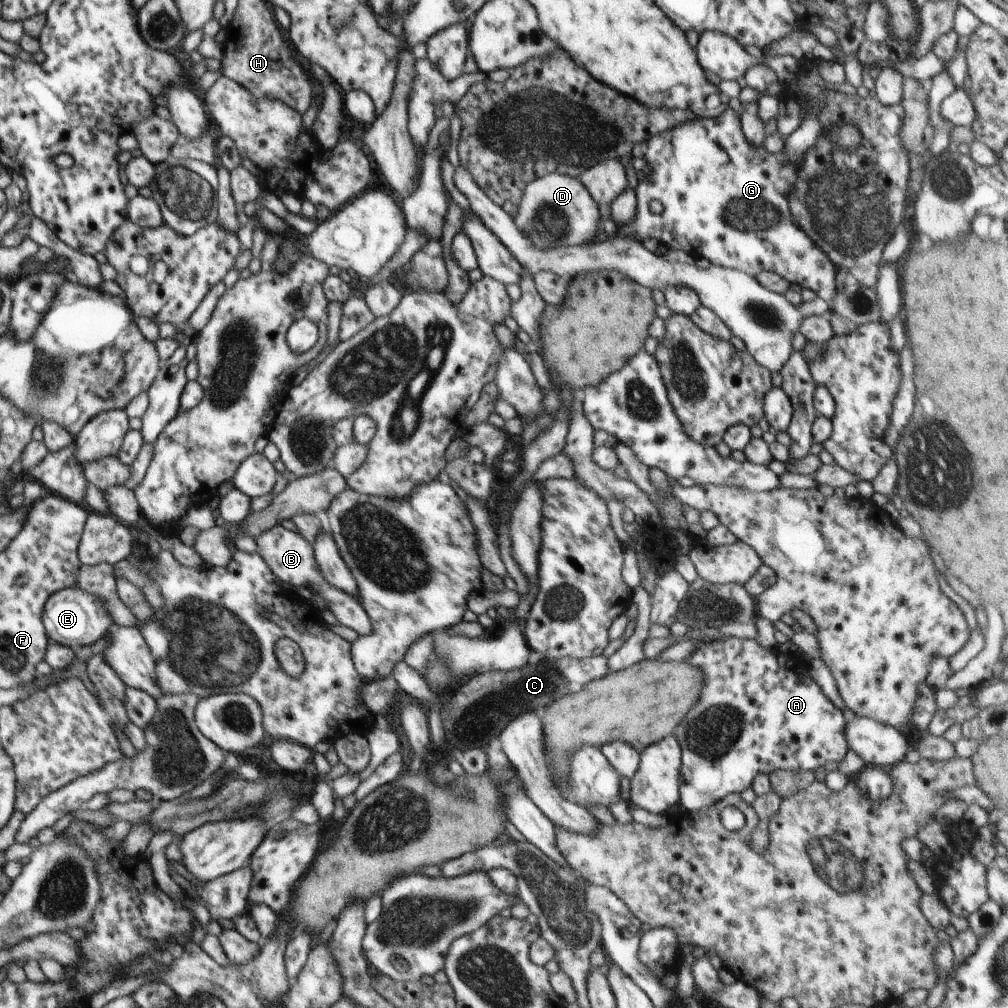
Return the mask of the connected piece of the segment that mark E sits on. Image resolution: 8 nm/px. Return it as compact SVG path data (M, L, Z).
M76 586L51 594L44 603L41 619L47 638L73 650L94 644L108 632L109 626L114 624L103 600Z

